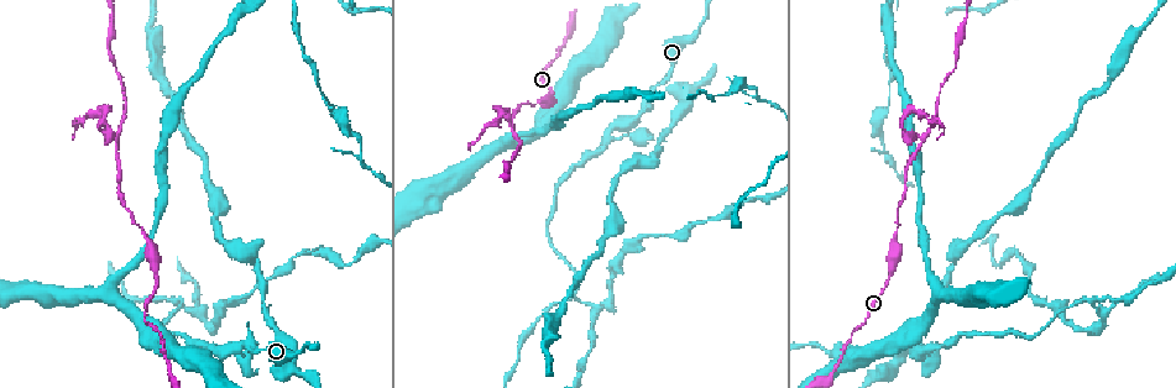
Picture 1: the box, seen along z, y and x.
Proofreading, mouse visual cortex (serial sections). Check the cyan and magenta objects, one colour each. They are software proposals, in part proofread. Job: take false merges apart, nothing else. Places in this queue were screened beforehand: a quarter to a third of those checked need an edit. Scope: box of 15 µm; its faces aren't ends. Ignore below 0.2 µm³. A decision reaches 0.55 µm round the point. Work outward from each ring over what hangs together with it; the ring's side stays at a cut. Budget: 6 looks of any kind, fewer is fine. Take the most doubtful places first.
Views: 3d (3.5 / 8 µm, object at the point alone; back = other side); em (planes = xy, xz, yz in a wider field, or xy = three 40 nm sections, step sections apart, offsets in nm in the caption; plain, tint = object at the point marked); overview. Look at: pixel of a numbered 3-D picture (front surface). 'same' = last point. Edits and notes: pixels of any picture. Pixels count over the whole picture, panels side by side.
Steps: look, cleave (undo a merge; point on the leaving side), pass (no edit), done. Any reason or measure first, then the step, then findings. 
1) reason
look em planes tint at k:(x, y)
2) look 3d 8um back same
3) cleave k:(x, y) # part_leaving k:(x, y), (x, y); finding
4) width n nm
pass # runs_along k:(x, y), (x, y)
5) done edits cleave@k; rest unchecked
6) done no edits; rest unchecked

abrupt turn
look 3d 8um back at 1:(924, 141)

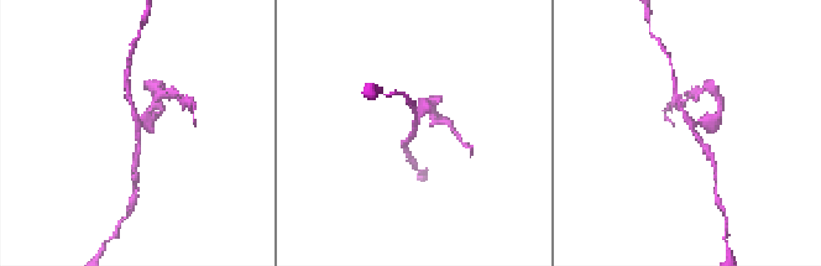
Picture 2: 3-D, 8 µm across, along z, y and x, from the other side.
look em xy step 1 tint at 2:(415, 127)

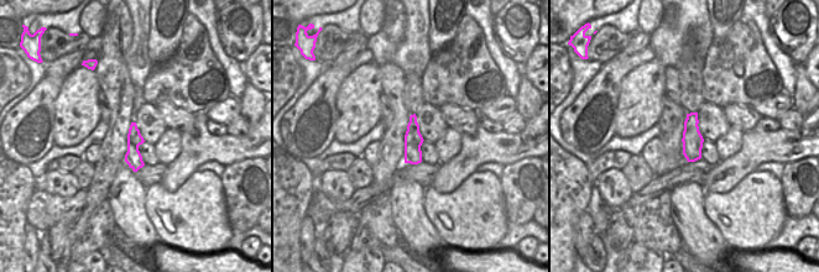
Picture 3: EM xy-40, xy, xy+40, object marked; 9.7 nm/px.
width 180 nm
cleave 2:(716, 119) # part_leaving 2:(696, 126), (718, 111), (712, 92); a second cell is stuck on

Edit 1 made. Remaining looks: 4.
see it whole again
look overview

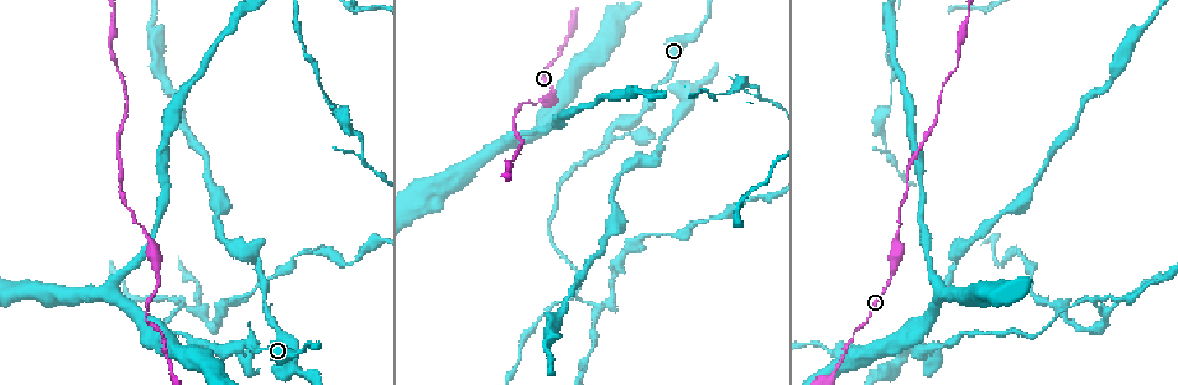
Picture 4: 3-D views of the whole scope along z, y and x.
a narrow waist
look 3d 8um at 4:(231, 348)

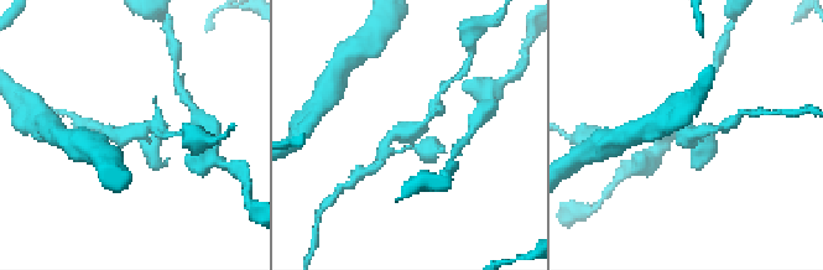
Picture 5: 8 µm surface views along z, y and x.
closer look
look 3d 3.5um at 5:(684, 132)

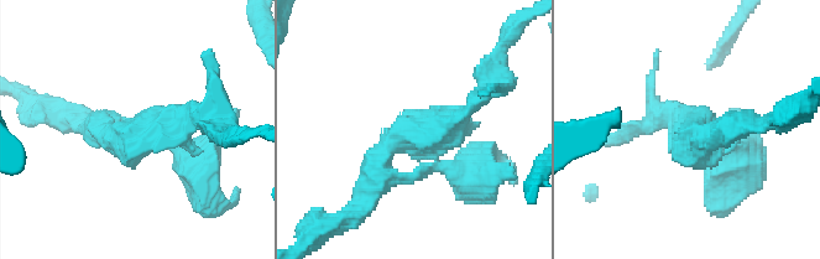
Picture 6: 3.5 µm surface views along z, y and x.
arms 3; arm_widths 200, 300, 350 nm; now the EM
look em xy step 1 tint at 6:(431, 134)

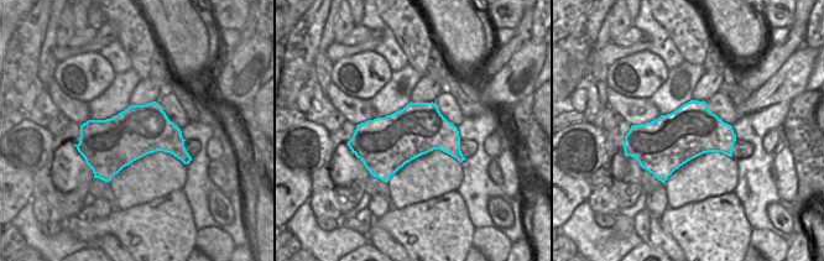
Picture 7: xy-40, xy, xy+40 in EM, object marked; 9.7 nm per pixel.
width 500 nm
pass # runs_along 6:(487, 88), (445, 129), (392, 141), (374, 177); one cell here

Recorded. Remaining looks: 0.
done edits cleave@2; rest unchecked

